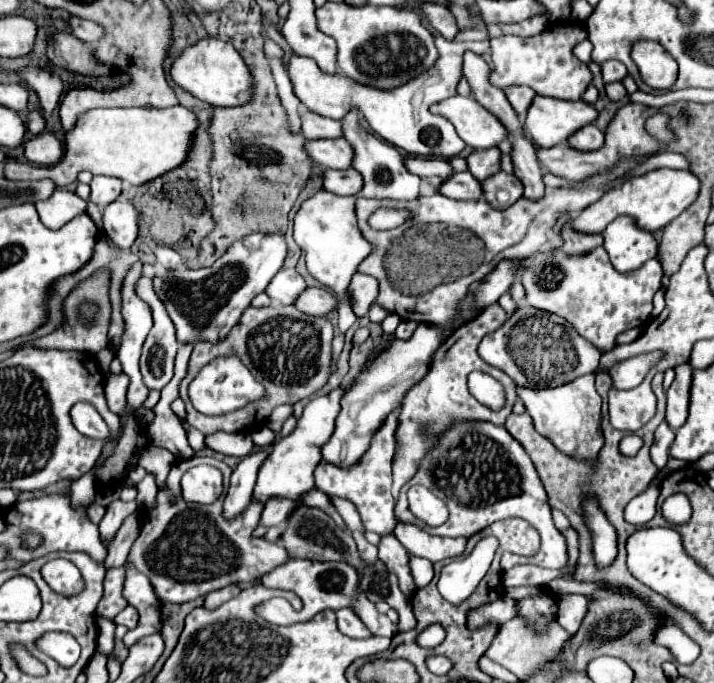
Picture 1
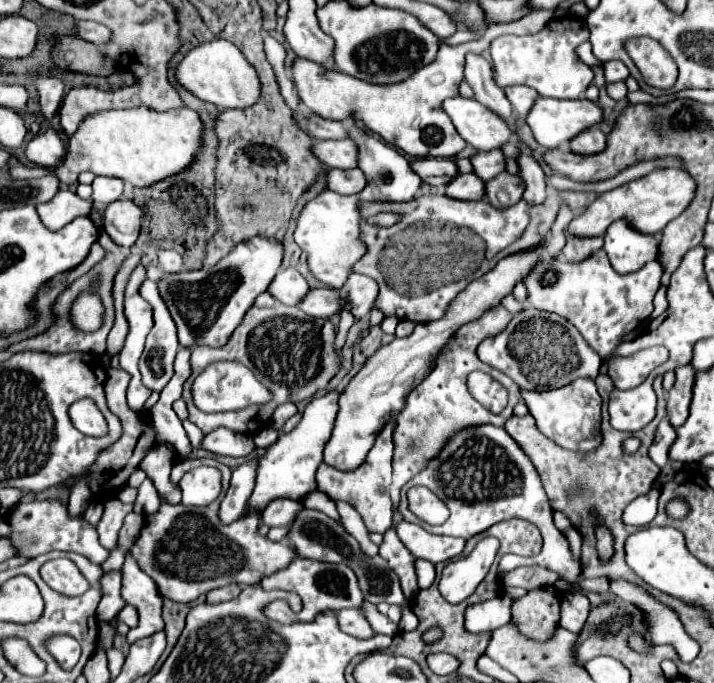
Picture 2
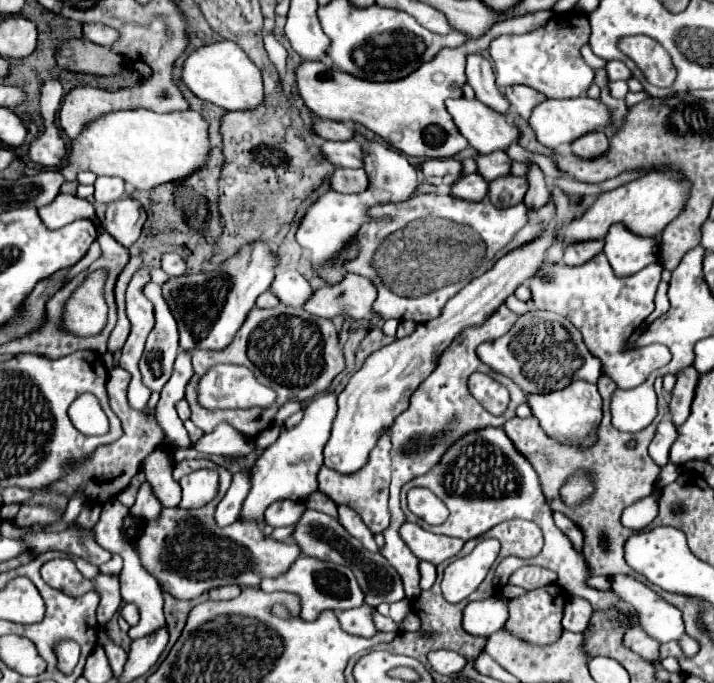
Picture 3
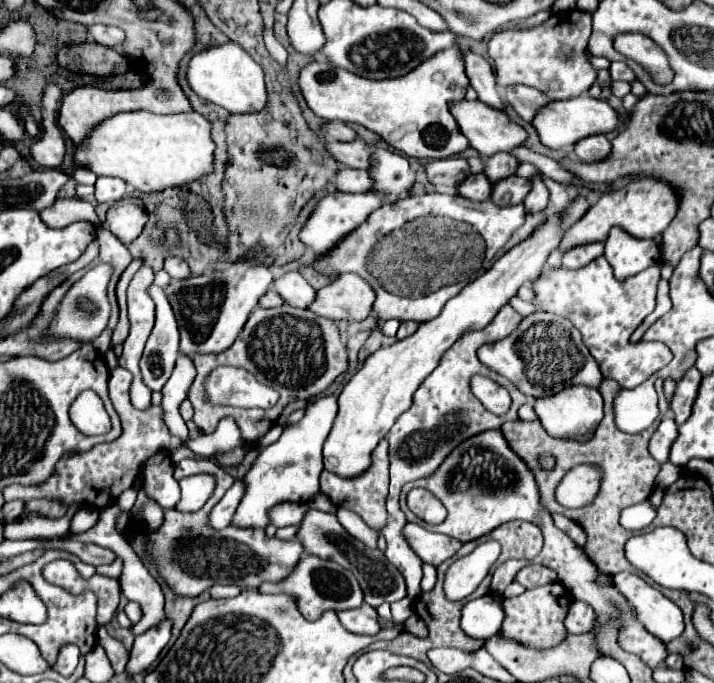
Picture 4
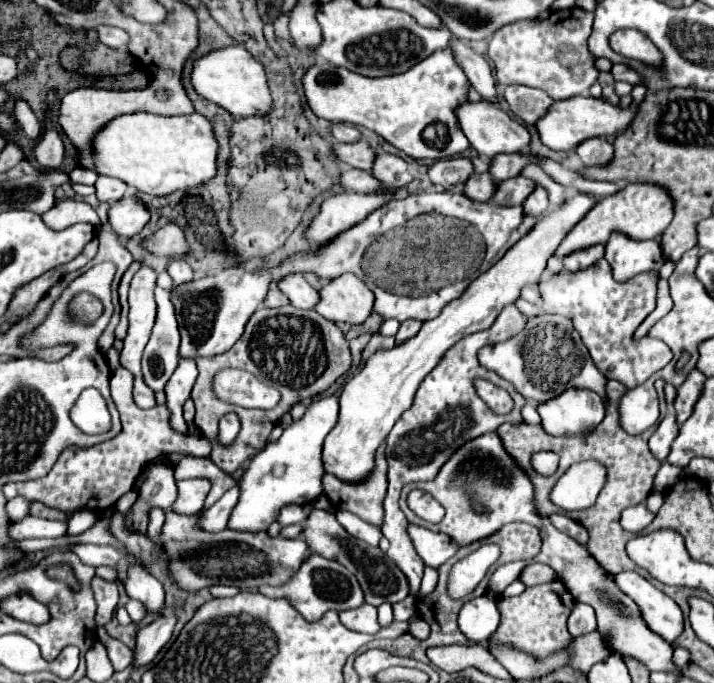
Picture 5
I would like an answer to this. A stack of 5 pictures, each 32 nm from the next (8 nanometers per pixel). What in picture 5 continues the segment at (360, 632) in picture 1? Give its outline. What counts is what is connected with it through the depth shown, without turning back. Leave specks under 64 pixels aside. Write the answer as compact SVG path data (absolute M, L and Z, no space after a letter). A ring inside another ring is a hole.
M362 604L356 610L340 612L340 622L354 632L366 632L366 634L376 634L380 630L380 624L376 620L376 608L370 604Z

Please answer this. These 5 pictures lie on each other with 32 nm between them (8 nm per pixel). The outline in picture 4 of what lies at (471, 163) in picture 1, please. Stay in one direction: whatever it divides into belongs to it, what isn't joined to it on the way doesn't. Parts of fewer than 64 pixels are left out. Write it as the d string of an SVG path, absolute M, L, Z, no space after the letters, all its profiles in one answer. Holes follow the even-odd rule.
M496 154L496 156L490 156L486 158L486 170L484 174L496 182L496 180L504 180L504 178L510 178L516 174L516 168L518 168L518 158L514 158L512 154Z

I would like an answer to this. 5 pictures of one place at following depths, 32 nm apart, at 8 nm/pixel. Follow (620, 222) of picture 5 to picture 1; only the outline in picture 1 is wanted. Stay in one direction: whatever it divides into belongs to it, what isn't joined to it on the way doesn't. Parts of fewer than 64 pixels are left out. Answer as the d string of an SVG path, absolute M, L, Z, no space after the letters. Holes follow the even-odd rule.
M660 168L652 170L644 176L632 178L612 190L608 190L600 200L584 208L570 224L572 230L582 234L602 234L604 228L618 216L632 216L638 224L638 228L644 228L646 232L662 230L672 218L680 216L694 200L698 192L696 176L688 174L688 170L672 170L672 168Z

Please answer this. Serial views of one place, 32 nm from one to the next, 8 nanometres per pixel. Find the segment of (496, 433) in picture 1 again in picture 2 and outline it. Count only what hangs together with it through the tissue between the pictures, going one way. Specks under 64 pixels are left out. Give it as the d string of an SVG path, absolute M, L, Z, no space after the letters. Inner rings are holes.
M486 424L482 428L466 428L464 432L458 432L448 442L448 446L444 446L440 456L436 460L432 460L432 464L428 464L428 468L424 472L420 472L408 484L402 486L400 512L406 522L420 524L432 534L460 536L464 540L484 532L486 528L490 528L496 522L510 520L510 518L524 518L540 528L542 538L544 538L542 552L532 558L510 556L510 562L500 562L500 566L498 566L500 580L508 572L512 572L514 568L524 566L524 564L538 564L542 568L554 570L568 584L576 584L582 580L580 558L576 558L570 552L570 544L568 544L566 536L552 522L552 508L544 494L538 472L534 470L528 456L508 436L508 432L504 432L504 428ZM410 486L430 488L440 500L444 500L444 504L450 510L450 518L442 526L428 526L420 518L416 518L408 510L408 504L406 504L406 492Z

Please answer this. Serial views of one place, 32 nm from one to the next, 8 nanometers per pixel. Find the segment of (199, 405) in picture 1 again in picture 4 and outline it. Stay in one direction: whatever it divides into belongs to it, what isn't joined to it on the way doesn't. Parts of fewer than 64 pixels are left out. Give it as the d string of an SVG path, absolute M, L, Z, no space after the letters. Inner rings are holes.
M216 368L216 372L210 374L206 388L212 402L224 406L272 408L280 398L274 388L260 384L244 368Z

